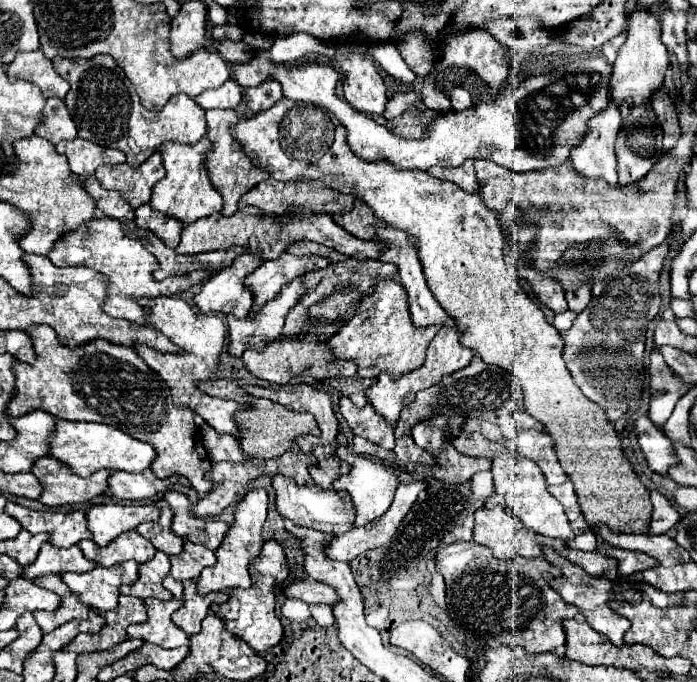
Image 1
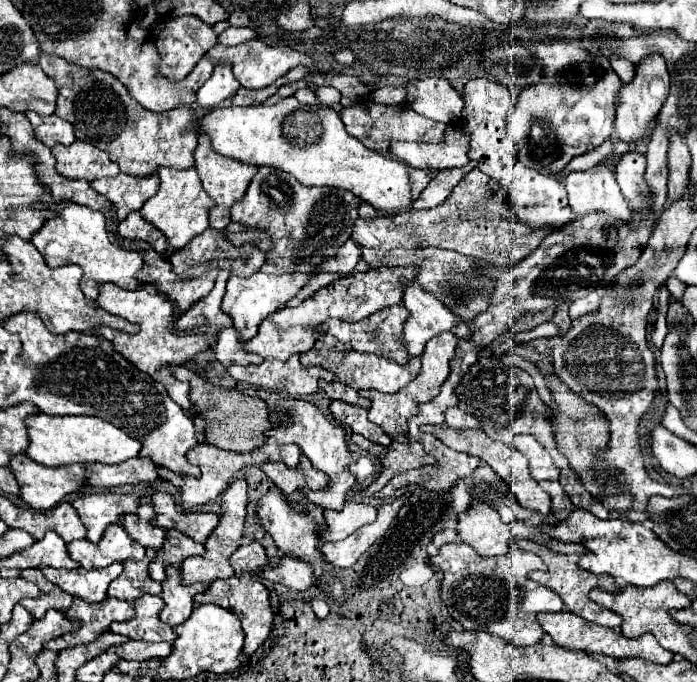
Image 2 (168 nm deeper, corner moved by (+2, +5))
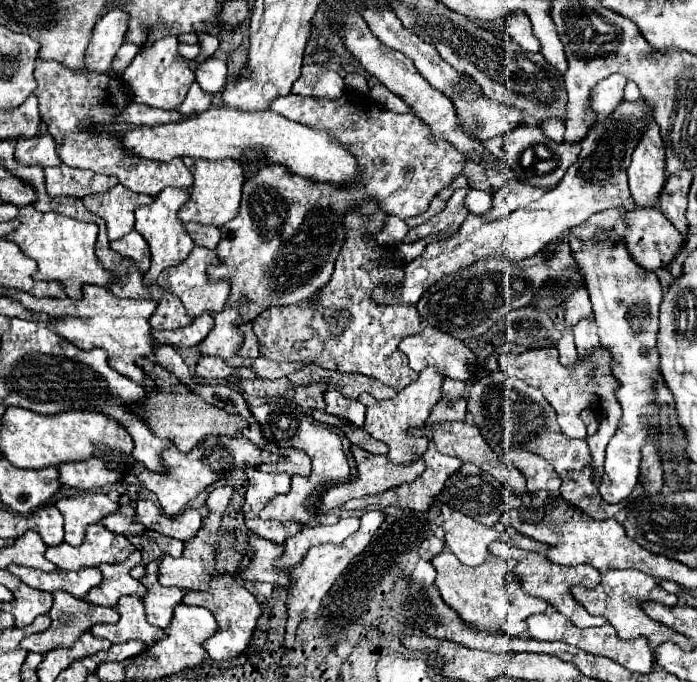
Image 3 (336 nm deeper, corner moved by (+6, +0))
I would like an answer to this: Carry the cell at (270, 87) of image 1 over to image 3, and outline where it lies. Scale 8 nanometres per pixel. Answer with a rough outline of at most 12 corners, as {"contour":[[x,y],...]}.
{"contour":[[347,91],[271,109],[329,131],[359,185],[263,167],[211,279],[245,323],[333,275],[345,215],[419,215],[465,167],[419,117]]}

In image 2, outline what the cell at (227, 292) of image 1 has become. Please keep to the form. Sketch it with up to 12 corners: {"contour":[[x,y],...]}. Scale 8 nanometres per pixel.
{"contour":[[229,270],[215,288],[175,320],[177,330],[211,326],[223,330],[231,318],[221,312]]}

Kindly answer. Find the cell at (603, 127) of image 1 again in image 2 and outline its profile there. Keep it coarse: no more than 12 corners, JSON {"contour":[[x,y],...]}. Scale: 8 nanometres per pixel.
{"contour":[[607,166],[565,178],[577,218],[603,212],[631,222],[627,202]]}

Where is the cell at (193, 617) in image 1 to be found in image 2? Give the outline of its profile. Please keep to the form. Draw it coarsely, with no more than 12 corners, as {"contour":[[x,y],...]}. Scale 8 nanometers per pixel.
{"contour":[[167,566],[165,608],[159,618],[177,626],[191,616],[201,584],[185,586],[179,570]]}

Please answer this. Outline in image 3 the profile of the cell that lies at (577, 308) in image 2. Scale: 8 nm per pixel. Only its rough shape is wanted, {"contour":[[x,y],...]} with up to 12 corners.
{"contour":[[595,313],[573,327],[581,357],[599,347]]}

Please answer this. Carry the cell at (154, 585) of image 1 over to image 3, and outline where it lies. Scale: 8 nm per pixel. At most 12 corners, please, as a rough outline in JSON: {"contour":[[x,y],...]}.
{"contour":[[141,551],[125,563],[99,567],[105,583],[85,601],[115,607],[123,595],[143,595],[147,587],[129,575]]}

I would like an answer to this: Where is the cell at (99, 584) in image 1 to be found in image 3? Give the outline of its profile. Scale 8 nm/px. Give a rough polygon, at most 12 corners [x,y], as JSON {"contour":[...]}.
{"contour":[[9,567],[29,587],[85,599],[103,583],[97,567],[43,573]]}

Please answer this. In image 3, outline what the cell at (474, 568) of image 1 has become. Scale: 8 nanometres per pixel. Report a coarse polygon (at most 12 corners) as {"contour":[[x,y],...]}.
{"contour":[[431,559],[443,601],[477,631],[519,637],[549,607],[511,561]]}

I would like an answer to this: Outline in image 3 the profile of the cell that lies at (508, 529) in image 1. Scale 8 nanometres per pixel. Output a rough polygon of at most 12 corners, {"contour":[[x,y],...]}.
{"contour":[[461,511],[443,521],[445,545],[465,565],[481,565],[505,537]]}

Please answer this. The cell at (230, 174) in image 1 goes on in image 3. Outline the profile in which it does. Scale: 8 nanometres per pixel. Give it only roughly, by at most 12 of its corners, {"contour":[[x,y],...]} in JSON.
{"contour":[[183,157],[193,173],[179,219],[221,227],[241,207],[243,167]]}

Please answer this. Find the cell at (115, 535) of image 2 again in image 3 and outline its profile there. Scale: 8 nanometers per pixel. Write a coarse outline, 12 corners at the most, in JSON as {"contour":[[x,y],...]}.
{"contour":[[89,527],[85,543],[49,547],[65,571],[123,563],[135,547],[127,537]]}

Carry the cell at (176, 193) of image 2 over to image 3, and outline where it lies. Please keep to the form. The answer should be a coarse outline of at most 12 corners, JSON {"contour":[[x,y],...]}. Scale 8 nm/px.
{"contour":[[165,187],[135,211],[151,249],[147,285],[195,247],[179,209],[187,187]]}

